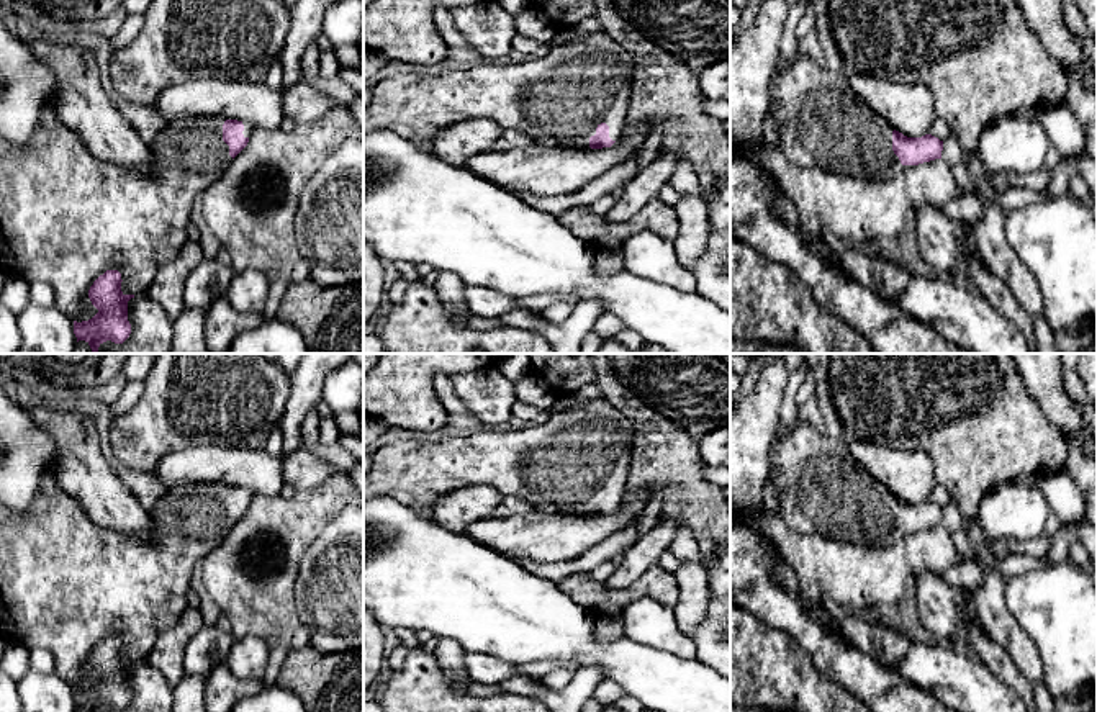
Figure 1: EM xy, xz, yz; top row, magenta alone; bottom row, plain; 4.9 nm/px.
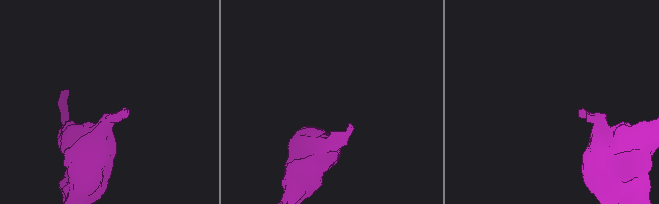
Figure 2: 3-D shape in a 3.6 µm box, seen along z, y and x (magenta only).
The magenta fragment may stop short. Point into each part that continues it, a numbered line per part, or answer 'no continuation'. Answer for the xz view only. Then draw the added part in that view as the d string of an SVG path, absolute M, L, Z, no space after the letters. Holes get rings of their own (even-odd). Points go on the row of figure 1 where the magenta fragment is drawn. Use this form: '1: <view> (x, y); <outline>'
1: xz (560, 99); M604 31L586 33L565 44L552 46L544 57L526 57L517 62L499 61L447 74L396 74L372 87L372 100L363 111L363 134L390 129L431 152L434 137L467 119L491 119L503 128L530 136L540 146L588 149L589 137L601 123L609 126L609 137L617 141L625 129L625 115L632 93L634 61L630 54Z

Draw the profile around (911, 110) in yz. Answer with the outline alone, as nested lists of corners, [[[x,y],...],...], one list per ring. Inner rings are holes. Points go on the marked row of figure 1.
[[[851,72],[848,82],[868,108],[907,137],[928,134],[937,118],[935,97],[925,83],[902,85]]]

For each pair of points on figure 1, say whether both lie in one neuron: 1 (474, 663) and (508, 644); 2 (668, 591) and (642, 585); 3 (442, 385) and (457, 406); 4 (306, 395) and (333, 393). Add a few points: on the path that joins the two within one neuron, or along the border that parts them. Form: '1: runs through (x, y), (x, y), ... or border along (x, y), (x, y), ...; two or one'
1: border along (465, 650), (496, 655), (513, 665); two
2: runs through (662, 586), (649, 585); one
3: runs through (446, 390), (452, 401); one
4: border along (333, 370), (325, 380), (321, 400); two

